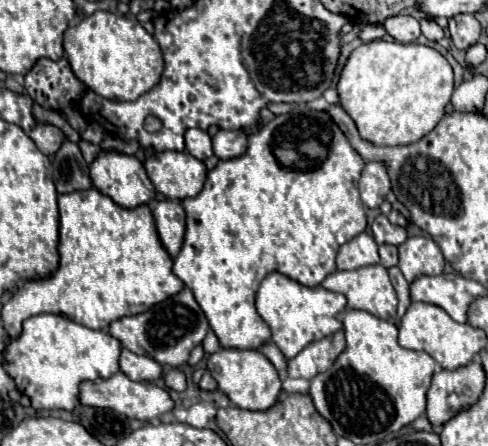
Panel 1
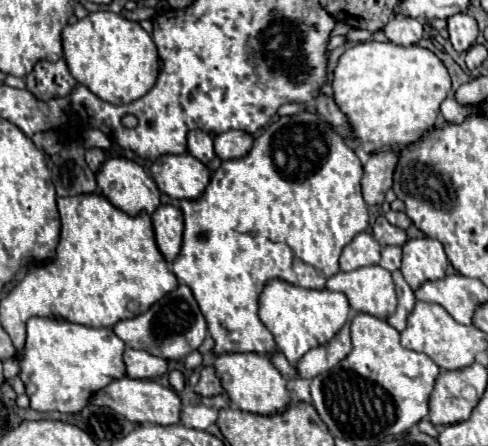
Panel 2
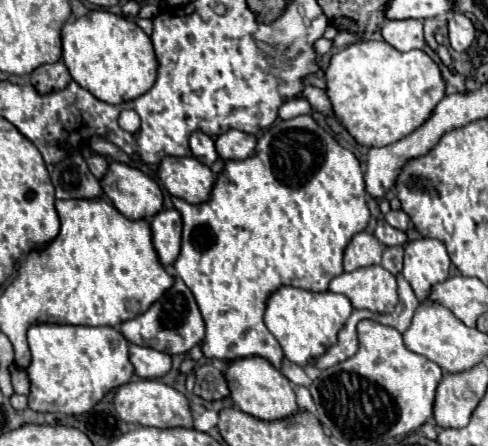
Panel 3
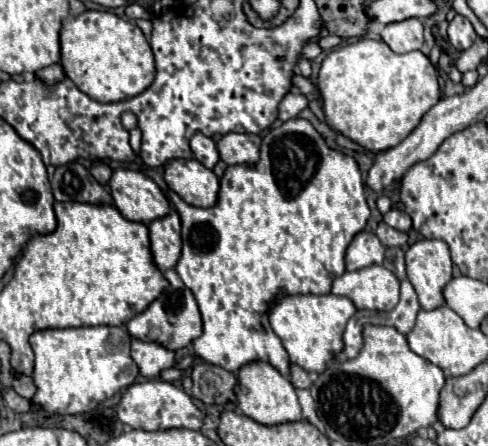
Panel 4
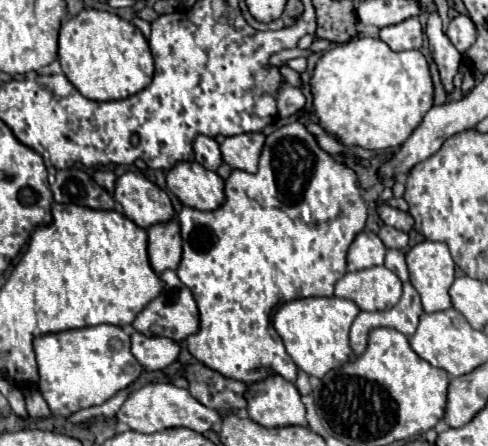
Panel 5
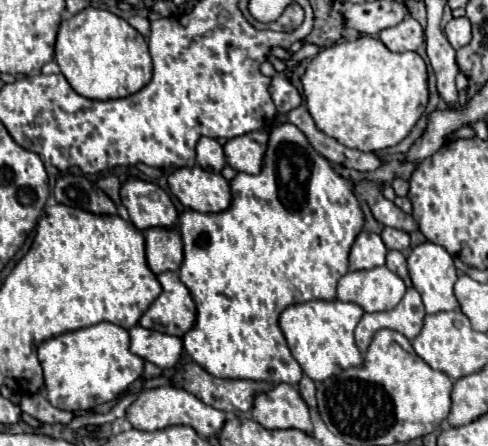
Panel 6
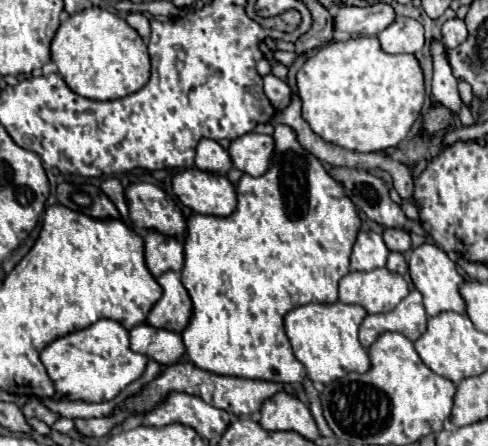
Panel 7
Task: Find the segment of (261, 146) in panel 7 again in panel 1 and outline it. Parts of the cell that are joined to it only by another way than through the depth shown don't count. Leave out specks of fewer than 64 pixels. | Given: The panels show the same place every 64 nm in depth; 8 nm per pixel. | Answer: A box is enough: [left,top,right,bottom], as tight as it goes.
[212,130,248,160]

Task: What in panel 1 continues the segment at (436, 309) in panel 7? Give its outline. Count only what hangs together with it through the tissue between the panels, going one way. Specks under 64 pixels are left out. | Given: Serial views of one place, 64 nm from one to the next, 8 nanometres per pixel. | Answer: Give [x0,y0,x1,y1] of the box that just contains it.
[398,236,444,284]

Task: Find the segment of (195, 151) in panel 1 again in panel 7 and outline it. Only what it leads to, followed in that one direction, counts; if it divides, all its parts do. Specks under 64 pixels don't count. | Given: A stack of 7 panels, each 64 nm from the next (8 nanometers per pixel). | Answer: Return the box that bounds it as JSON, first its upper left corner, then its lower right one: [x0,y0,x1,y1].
[196,140,234,176]

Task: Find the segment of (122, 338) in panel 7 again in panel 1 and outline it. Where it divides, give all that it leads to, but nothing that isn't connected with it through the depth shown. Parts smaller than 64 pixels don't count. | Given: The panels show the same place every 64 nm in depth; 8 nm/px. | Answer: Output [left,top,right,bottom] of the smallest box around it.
[4,314,122,410]

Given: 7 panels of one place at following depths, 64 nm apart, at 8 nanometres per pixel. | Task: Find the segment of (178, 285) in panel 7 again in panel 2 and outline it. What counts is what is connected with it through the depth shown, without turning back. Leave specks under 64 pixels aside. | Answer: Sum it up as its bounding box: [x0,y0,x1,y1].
[112,284,206,360]

